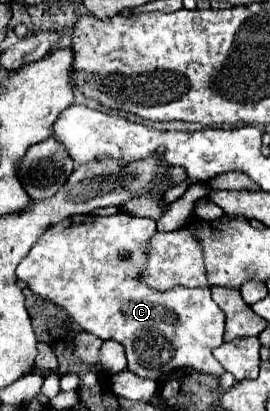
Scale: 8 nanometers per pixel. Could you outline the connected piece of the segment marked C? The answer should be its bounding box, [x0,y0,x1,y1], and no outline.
[17,215,225,381]

